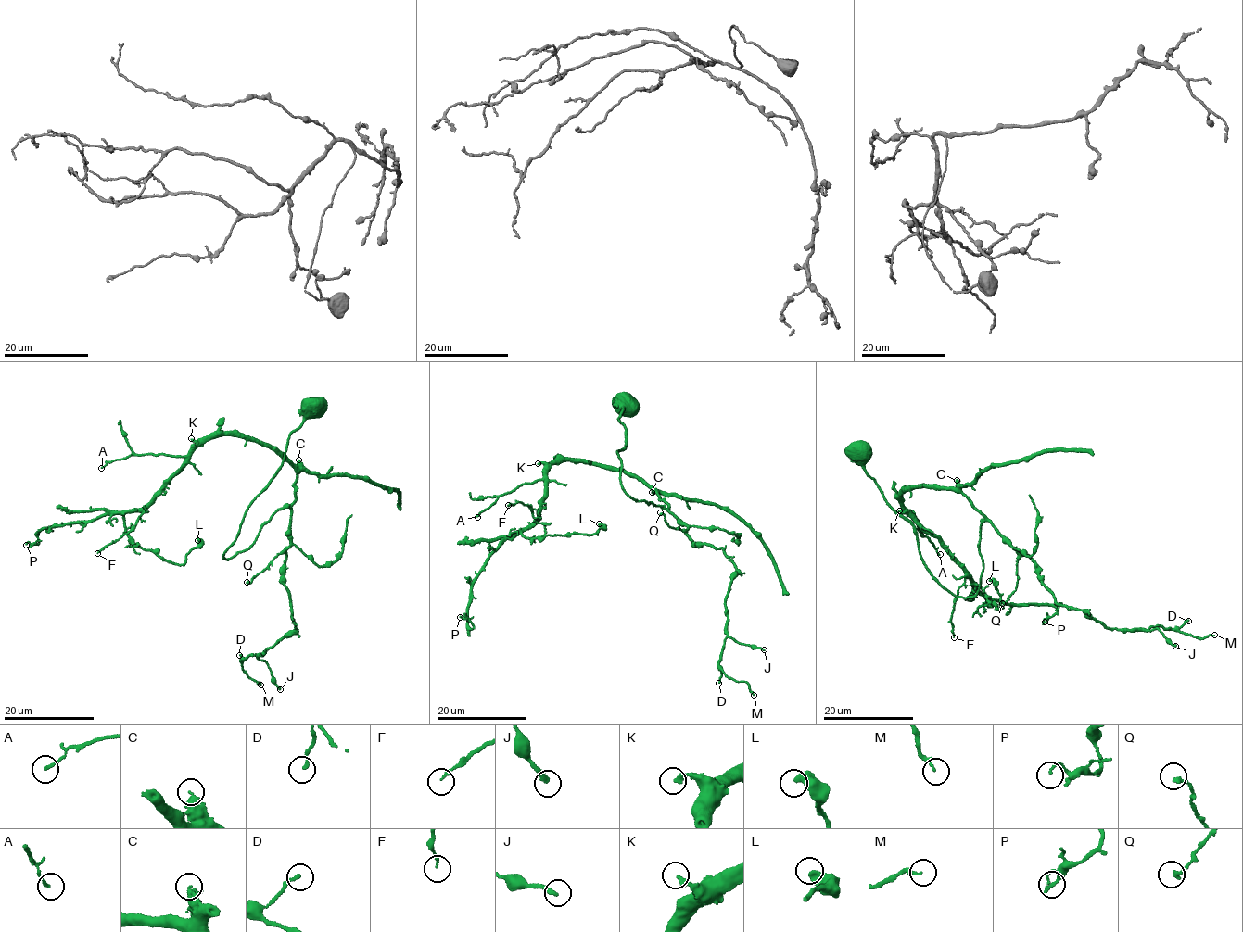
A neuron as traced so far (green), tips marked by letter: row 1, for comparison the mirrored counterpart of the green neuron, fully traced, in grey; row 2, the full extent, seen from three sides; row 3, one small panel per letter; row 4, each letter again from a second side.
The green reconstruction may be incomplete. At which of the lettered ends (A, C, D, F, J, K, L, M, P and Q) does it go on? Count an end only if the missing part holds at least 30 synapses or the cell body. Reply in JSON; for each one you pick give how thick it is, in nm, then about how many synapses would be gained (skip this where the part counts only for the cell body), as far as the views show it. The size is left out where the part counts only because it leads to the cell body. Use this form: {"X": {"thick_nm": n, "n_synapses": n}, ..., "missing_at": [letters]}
{"missing_at": []}

